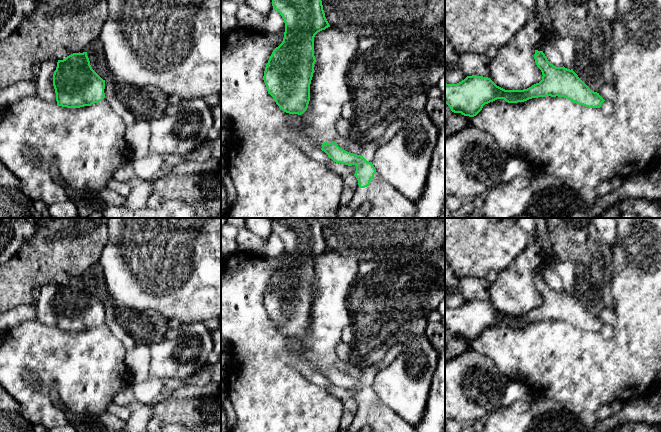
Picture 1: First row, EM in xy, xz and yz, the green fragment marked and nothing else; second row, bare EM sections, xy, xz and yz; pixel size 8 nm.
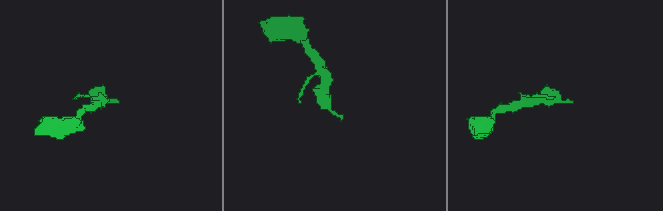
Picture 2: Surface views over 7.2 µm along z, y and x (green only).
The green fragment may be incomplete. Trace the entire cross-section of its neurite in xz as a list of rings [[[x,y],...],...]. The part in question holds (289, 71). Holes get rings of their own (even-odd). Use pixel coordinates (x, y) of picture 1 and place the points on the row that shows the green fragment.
[[[272,0],[273,10],[280,13],[285,23],[285,32],[282,43],[276,47],[266,64],[263,80],[268,93],[274,98],[276,104],[289,114],[303,114],[310,101],[310,84],[314,73],[314,37],[330,27],[323,10],[321,0]]]

